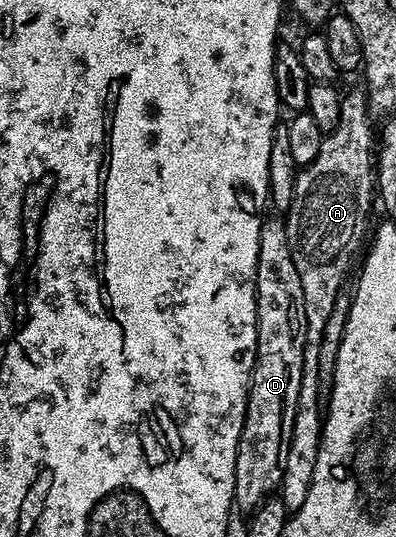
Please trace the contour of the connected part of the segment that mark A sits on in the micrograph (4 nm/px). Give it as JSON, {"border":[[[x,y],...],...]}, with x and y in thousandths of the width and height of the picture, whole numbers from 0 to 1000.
{"border":[[[922,164],[874,173],[861,190],[848,236],[816,253],[793,302],[745,328],[742,369],[717,400],[737,490],[747,490],[758,534],[768,534],[773,661],[783,669],[801,667],[828,587],[838,587],[848,557],[866,544],[884,484],[924,434],[924,395],[934,389],[934,363],[949,352],[939,313],[949,248],[934,242],[939,212],[924,194]]]}

